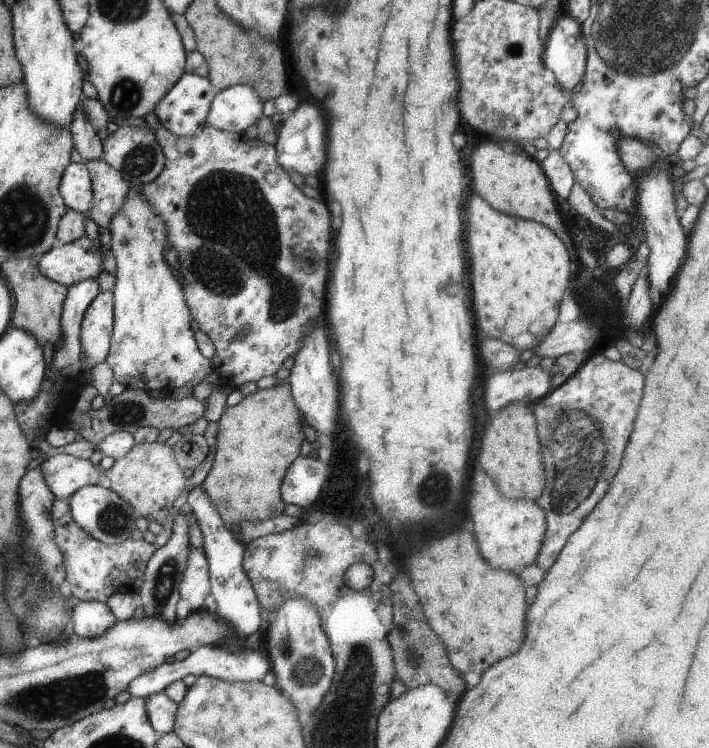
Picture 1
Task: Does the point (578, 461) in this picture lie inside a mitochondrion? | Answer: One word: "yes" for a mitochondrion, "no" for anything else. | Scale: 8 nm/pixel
yes

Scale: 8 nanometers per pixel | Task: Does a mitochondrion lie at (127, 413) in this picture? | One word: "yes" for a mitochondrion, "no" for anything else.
yes

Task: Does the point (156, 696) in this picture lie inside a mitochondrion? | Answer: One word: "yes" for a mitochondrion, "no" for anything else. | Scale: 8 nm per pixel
no

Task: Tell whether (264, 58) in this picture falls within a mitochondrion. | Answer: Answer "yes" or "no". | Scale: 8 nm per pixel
yes

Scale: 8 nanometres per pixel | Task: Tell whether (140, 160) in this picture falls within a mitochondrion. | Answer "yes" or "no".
yes

